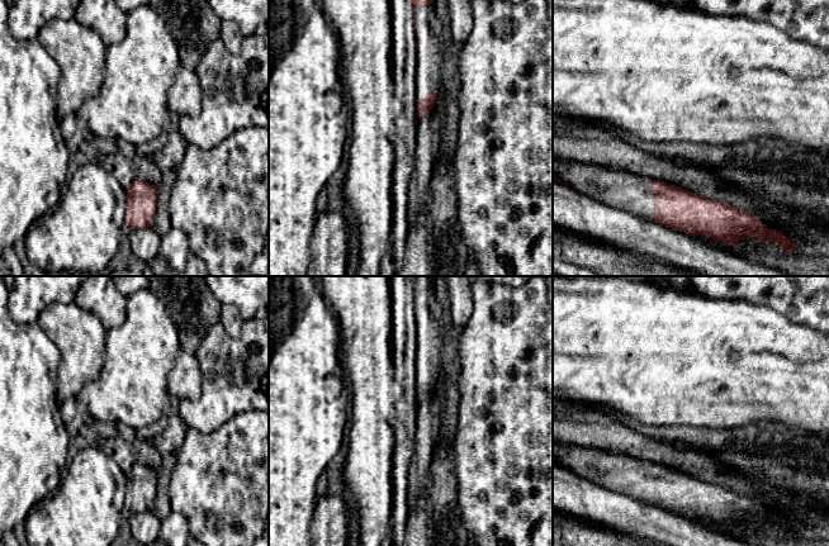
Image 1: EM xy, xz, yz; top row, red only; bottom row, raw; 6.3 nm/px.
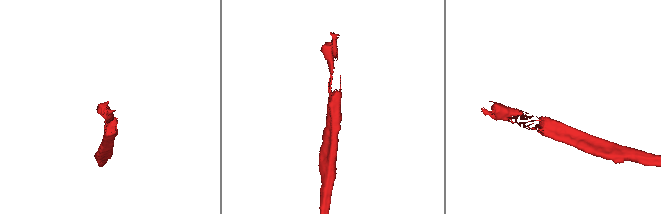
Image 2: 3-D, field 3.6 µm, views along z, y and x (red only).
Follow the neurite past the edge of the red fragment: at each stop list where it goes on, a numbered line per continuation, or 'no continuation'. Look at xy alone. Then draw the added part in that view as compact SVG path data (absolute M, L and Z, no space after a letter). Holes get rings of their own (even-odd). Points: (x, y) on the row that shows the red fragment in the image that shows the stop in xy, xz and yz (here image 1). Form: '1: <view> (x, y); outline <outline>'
no continuation

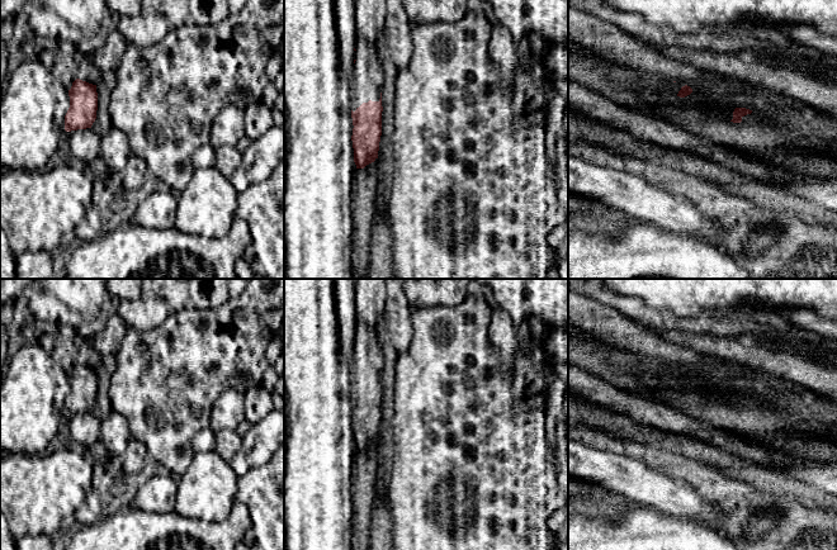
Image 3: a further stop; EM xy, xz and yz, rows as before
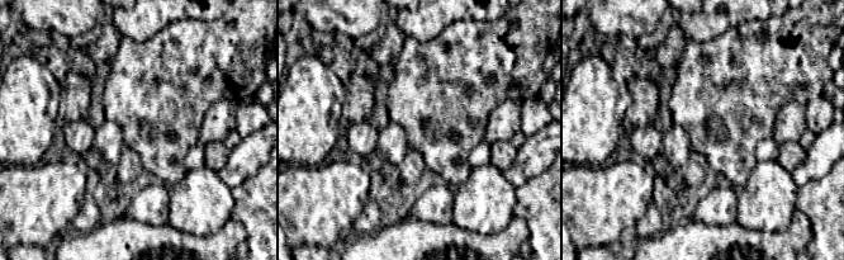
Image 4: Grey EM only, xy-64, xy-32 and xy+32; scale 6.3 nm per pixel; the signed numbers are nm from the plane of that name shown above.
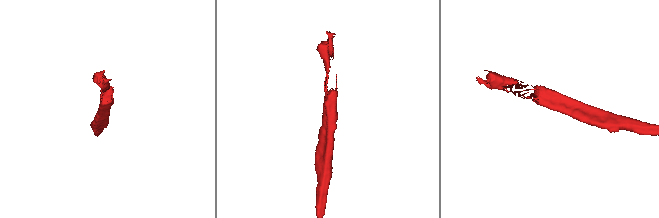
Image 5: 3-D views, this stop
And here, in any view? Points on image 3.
1: xz (367, 81); outline M358 37L355 63L350 81L350 109L355 112L363 103L379 101L383 87L380 47Z

